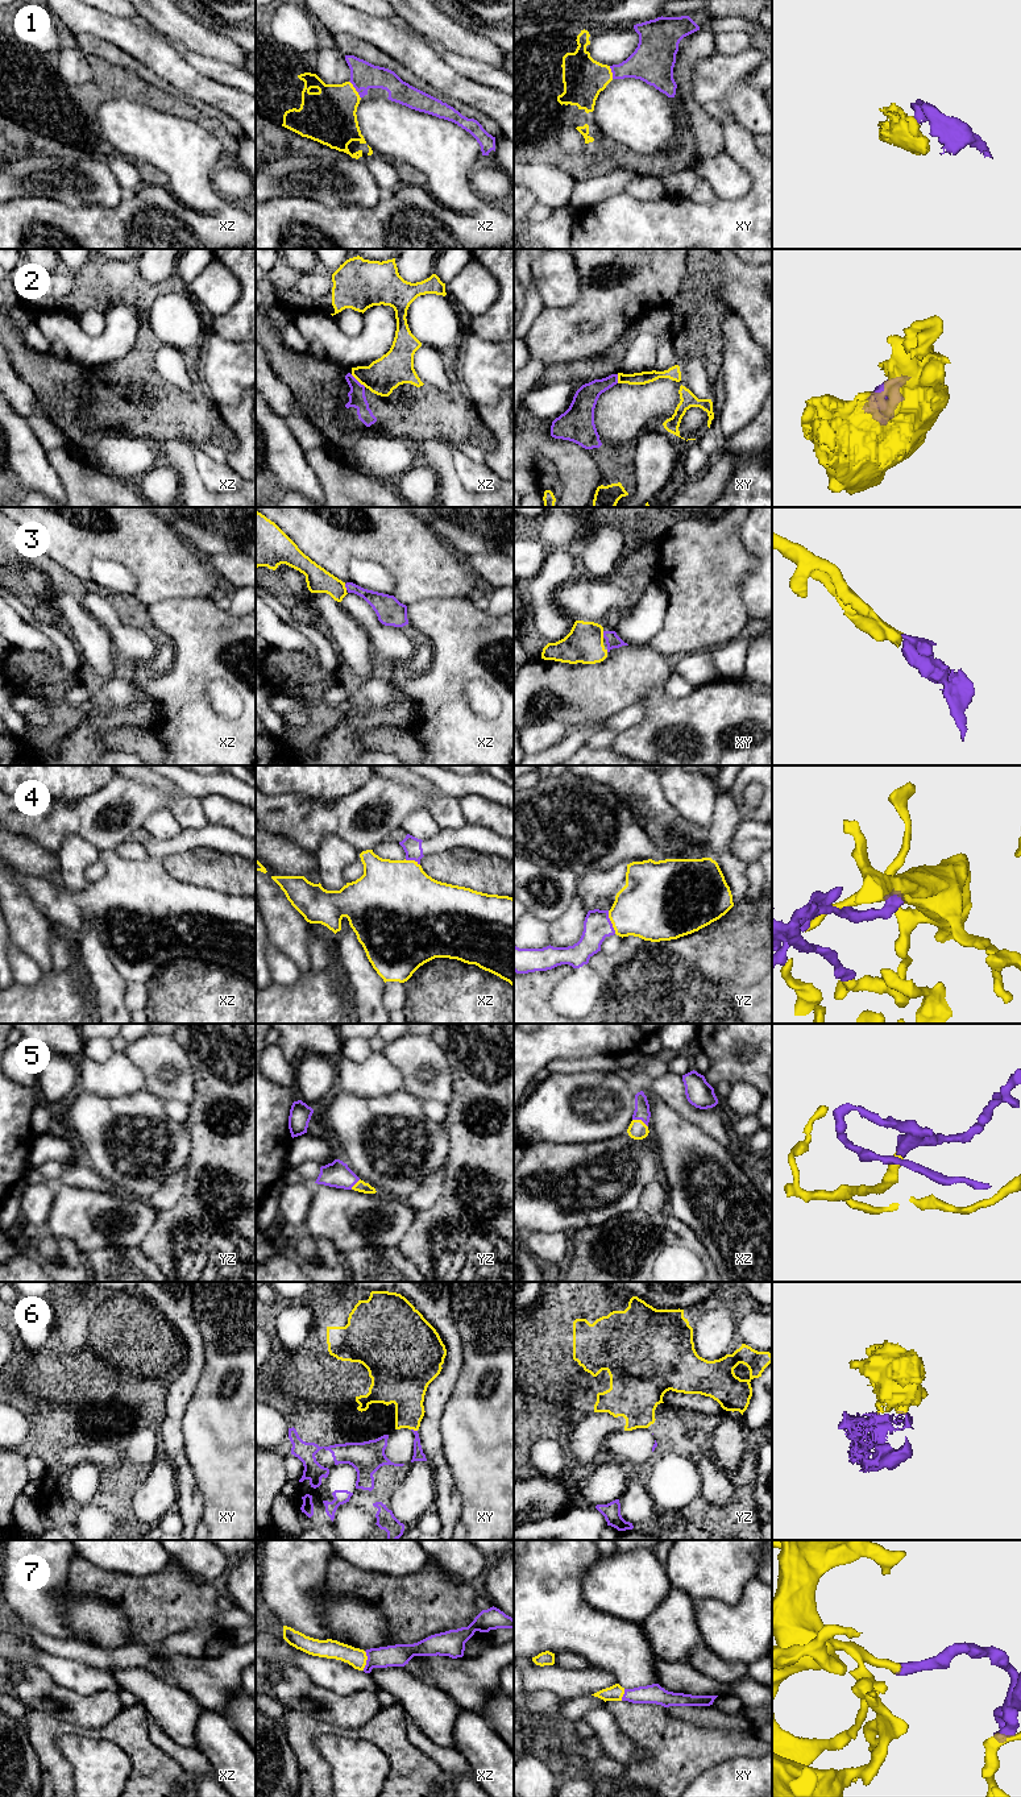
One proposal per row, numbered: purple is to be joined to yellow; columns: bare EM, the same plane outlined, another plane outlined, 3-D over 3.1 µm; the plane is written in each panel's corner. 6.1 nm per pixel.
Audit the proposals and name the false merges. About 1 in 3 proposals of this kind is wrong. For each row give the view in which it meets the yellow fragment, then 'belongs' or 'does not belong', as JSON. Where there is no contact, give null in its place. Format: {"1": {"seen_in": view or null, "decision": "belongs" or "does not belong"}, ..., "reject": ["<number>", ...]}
{"1": {"seen_in": "xz", "decision": "belongs"}, "2": {"seen_in": "xz", "decision": "belongs"}, "3": {"seen_in": "xz", "decision": "belongs"}, "4": {"seen_in": "yz", "decision": "belongs"}, "5": {"seen_in": "xz", "decision": "belongs"}, "6": {"seen_in": "xy", "decision": "belongs"}, "7": {"seen_in": "xz", "decision": "belongs"}, "reject": []}

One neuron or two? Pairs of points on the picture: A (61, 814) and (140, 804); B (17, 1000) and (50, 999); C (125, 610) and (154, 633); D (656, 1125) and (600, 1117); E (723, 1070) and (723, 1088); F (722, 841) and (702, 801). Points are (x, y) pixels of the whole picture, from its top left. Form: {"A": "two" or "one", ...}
{"A": "one", "B": "one", "C": "one", "D": "two", "E": "two", "F": "two"}

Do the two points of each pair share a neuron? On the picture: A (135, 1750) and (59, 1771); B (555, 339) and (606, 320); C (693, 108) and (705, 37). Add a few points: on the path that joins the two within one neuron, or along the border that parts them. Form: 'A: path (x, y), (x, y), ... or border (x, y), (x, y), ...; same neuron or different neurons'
A: path (106, 1733), (59, 1730), (52, 1738), (52, 1742); same neuron
B: path (568, 326), (577, 316), (593, 316); same neuron
C: path (684, 91), (684, 65), (688, 54); same neuron

